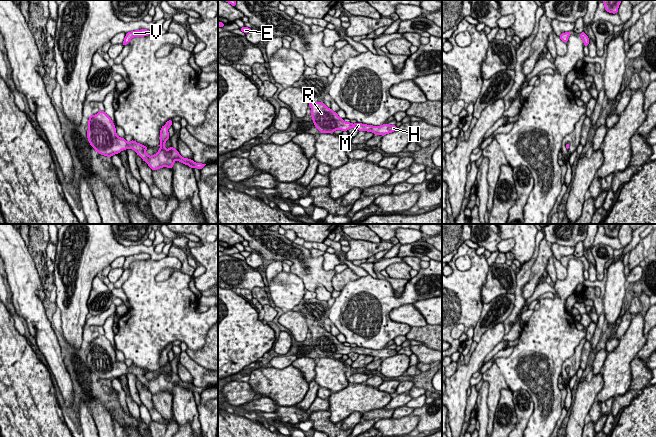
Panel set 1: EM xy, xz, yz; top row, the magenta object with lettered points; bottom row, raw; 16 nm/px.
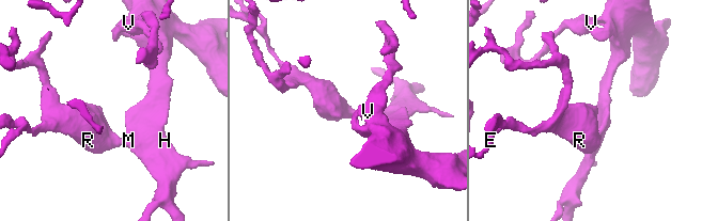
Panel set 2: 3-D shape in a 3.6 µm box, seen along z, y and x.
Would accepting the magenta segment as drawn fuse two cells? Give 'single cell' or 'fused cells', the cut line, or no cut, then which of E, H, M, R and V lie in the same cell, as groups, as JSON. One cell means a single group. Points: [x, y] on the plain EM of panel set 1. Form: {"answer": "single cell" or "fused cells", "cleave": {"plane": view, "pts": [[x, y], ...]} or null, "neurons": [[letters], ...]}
{"answer": "single cell", "cleave": null, "neurons": [["E", "H", "M", "R", "V"]]}

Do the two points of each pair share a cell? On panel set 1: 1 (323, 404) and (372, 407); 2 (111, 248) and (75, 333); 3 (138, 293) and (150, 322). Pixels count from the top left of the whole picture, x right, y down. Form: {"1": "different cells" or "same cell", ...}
{"1": "same cell", "2": "same cell", "3": "same cell"}

